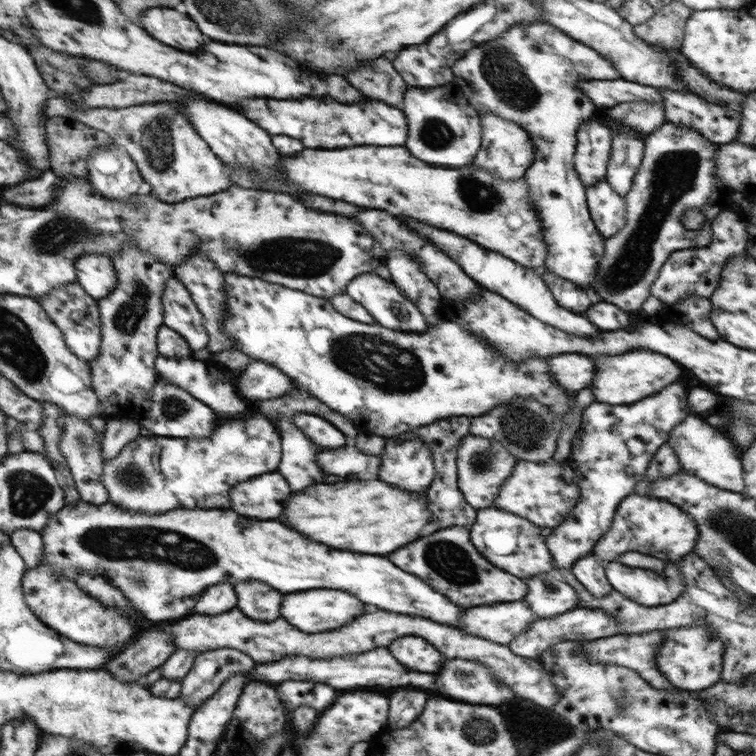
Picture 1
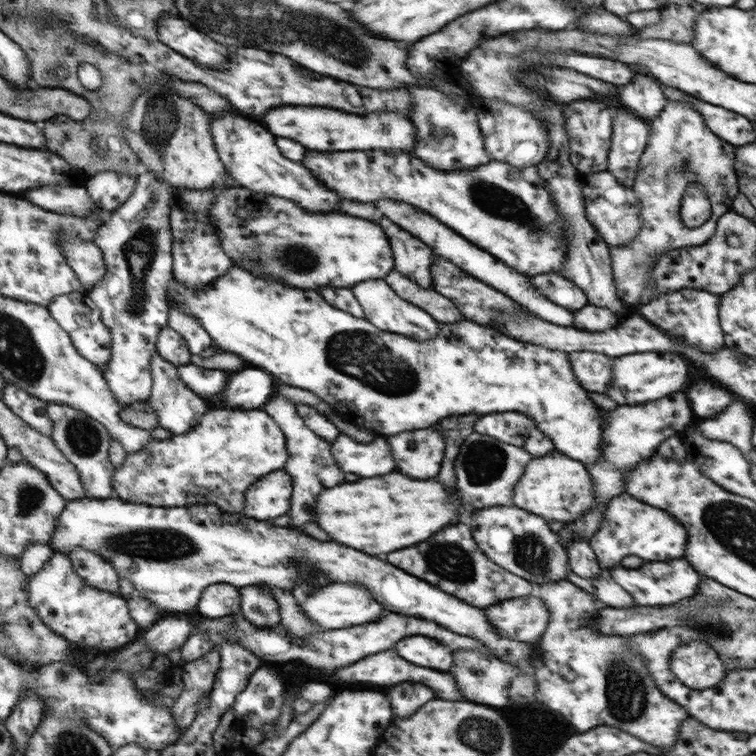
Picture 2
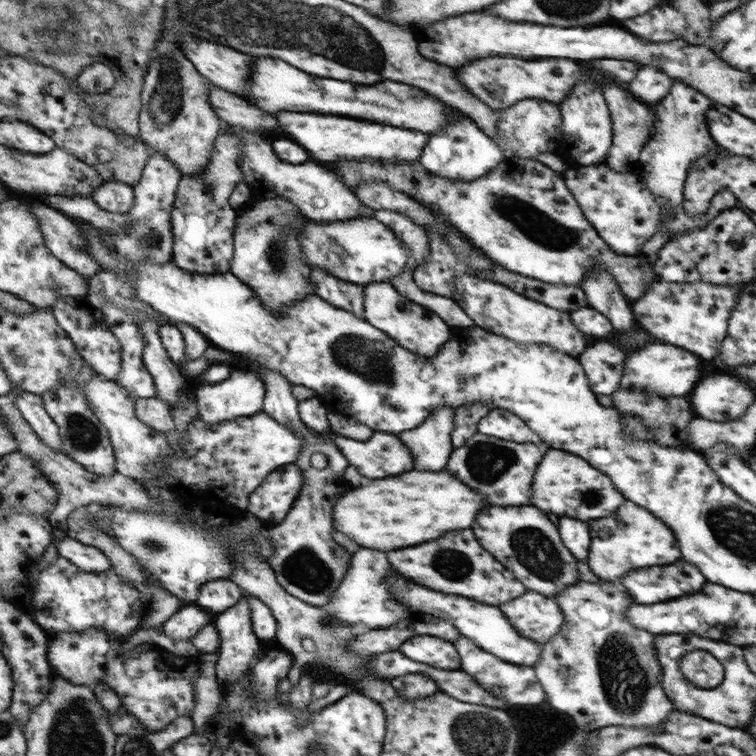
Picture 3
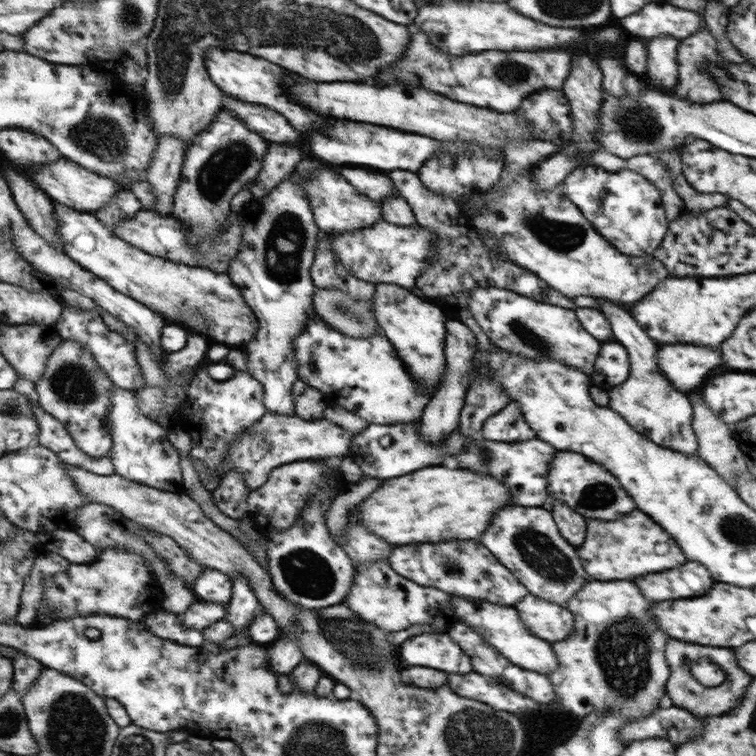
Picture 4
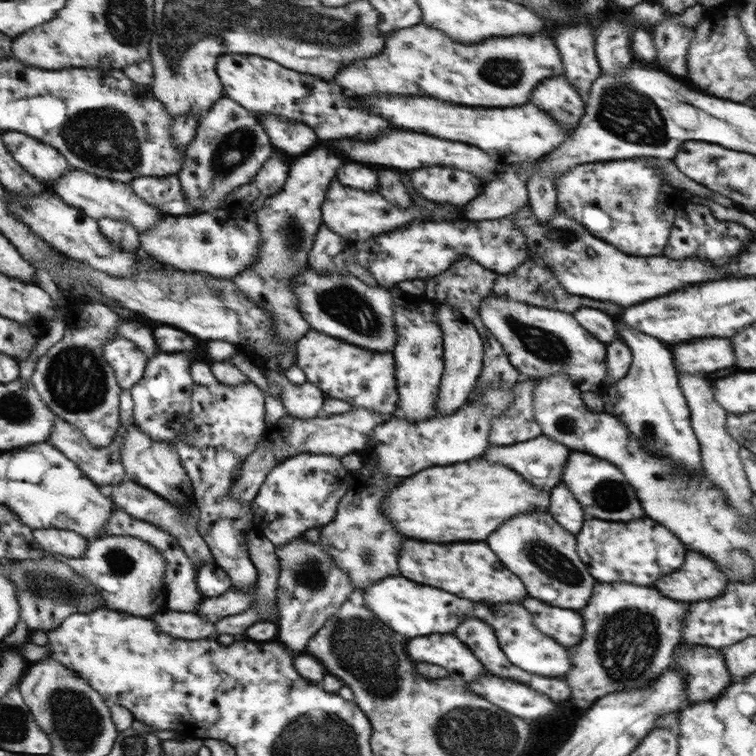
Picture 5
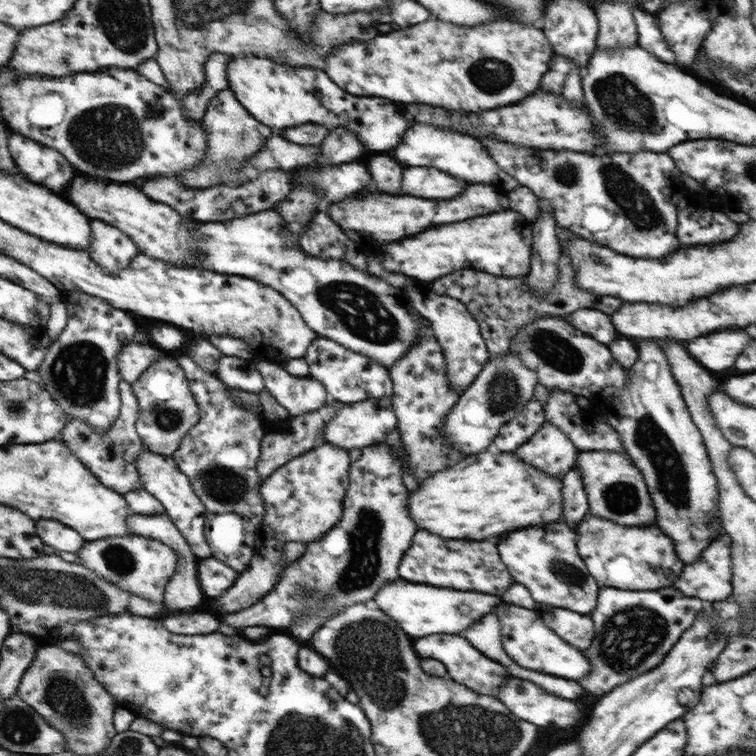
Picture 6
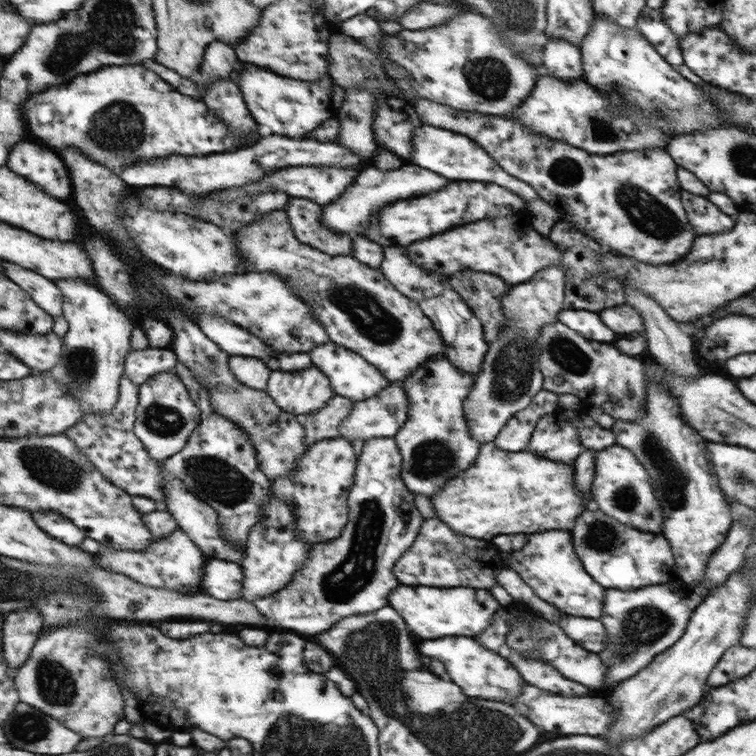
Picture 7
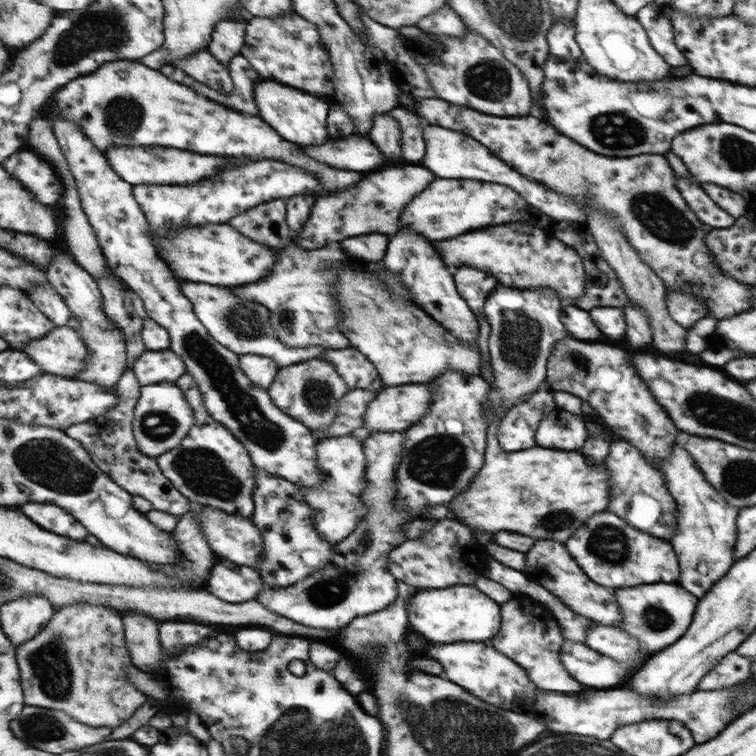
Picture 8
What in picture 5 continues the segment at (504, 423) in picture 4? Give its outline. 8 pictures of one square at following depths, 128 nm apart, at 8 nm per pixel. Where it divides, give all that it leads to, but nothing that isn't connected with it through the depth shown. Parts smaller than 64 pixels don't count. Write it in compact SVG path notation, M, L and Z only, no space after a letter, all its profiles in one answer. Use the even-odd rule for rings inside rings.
M521 378L513 387L515 402L499 416L493 418L491 432L488 436L490 444L511 446L515 442L525 442L541 434L540 426L535 419L535 408L532 403L533 381Z

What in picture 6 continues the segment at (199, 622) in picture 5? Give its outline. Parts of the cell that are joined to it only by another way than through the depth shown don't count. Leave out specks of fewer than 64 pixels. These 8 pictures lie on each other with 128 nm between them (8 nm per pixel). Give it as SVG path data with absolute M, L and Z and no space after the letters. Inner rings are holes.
M179 611L175 616L169 616L165 618L165 628L172 632L173 634L182 634L185 636L191 636L194 634L209 634L213 631L219 630L221 628L221 623L218 620L215 620L211 616L211 612L205 611L205 614L183 614L183 612L189 611Z

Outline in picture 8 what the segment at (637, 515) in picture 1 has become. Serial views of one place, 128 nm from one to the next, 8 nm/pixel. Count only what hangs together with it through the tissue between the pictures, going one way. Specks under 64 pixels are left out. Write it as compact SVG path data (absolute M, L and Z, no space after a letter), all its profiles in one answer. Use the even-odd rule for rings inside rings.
M609 510L605 514L597 513L593 518L589 517L583 526L564 541L564 546L569 546L569 554L589 579L595 583L601 582L601 586L612 591L637 584L675 582L679 578L679 559L675 558L671 544L637 530Z

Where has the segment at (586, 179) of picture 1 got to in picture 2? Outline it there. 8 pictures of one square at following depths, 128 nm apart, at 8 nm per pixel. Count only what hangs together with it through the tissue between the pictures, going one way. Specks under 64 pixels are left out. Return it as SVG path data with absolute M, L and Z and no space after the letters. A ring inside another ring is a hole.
M581 99L581 102L565 104L564 117L568 128L569 156L577 172L592 173L607 170L609 150L609 134L611 132L611 112L603 102L593 99Z

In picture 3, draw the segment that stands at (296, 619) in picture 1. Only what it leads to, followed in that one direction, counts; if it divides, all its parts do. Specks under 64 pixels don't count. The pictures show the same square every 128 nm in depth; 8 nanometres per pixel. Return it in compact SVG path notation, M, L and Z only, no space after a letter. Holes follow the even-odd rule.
M359 548L357 552L350 554L350 565L339 588L329 598L329 602L323 605L331 617L343 623L357 624L363 623L369 628L389 628L393 626L399 618L407 614L404 603L397 602L395 596L391 594L385 578L393 576L395 572L387 570L389 562L385 560L385 554L379 550L369 550L369 548Z

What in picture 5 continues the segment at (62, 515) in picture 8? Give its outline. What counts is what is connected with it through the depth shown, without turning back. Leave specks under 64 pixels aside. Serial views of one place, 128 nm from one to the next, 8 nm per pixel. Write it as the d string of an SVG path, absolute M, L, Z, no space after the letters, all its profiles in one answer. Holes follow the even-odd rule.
M42 528L36 529L37 542L49 553L60 559L66 557L83 558L87 549L91 548L89 539L81 536L77 531Z

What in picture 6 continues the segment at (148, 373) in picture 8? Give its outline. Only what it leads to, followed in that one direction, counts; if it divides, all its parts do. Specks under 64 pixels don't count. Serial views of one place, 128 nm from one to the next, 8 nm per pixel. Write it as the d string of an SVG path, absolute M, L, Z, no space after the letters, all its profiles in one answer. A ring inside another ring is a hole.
M131 342L120 352L120 373L123 380L135 383L149 370L157 360L166 356L166 352L149 342Z

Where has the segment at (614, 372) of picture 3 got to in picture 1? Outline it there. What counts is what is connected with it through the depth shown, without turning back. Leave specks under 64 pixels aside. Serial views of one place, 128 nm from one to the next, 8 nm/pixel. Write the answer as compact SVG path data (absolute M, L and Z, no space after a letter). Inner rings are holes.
M563 352L552 355L550 363L549 370L565 391L575 394L581 388L591 388L595 365L587 355Z

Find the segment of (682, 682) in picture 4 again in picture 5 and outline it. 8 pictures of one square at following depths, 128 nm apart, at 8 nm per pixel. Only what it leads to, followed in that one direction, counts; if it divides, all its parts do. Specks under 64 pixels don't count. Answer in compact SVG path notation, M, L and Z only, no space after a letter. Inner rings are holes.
M682 643L677 644L676 657L673 658L671 666L675 666L683 674L683 670L687 672L687 688L686 700L683 706L691 705L697 702L715 700L715 696L731 684L731 676L726 672L723 660L722 650L716 648L707 648L697 645L685 652Z

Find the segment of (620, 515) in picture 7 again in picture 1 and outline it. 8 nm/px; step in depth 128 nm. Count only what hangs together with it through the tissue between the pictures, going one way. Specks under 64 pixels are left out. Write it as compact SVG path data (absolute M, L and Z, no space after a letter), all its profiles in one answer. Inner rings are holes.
M567 460L555 462L518 461L509 474L509 482L501 486L499 496L493 506L520 515L538 527L553 528L560 524L580 500L580 487L577 486L576 471Z

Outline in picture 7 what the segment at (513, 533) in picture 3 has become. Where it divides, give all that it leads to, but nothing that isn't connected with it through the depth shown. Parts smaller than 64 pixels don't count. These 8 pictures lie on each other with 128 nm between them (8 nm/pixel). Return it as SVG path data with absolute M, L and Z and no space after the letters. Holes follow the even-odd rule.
M545 530L527 534L527 542L523 548L515 550L507 558L511 570L517 570L525 583L537 597L545 599L549 604L556 606L562 613L575 617L597 620L603 616L604 597L606 590L584 569L576 554L572 535L565 530Z

